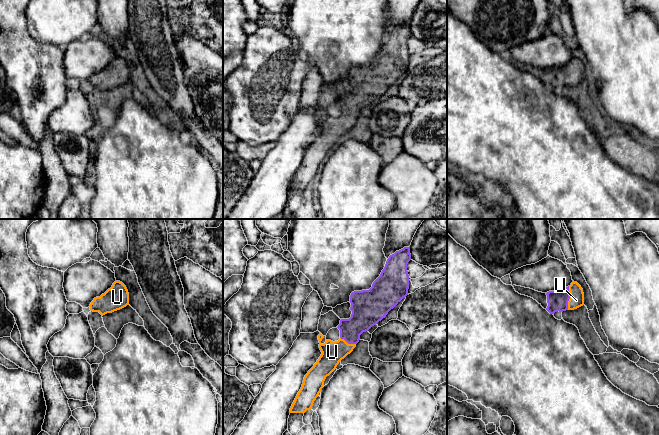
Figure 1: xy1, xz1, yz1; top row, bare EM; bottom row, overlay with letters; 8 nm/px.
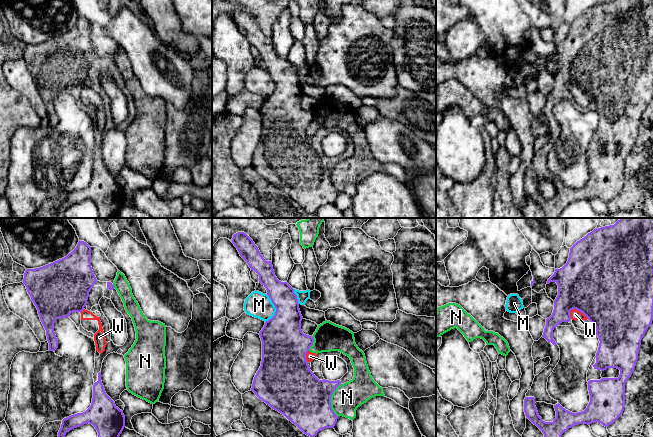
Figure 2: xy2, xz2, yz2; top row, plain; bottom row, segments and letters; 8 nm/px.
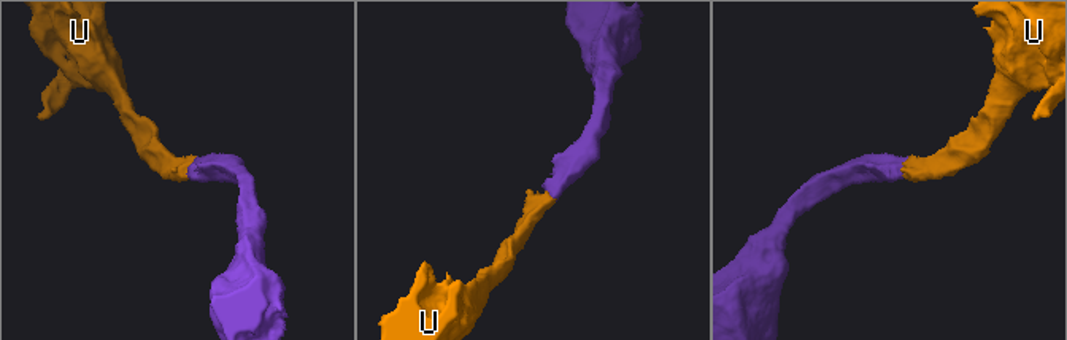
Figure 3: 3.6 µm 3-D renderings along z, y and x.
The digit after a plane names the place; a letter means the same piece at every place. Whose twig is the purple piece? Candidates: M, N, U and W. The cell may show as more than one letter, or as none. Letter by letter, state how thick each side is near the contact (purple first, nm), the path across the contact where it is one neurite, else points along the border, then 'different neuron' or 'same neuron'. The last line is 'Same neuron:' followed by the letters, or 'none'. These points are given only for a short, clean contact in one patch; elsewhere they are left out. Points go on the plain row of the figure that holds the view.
M: calibres 340 and 200 nm; different neuron
N: calibres 400 and 240 nm; different neuron
U: calibres 160 and 120 nm; way yz1 (558, 76), (569, 74), (576, 76); same neuron
W: calibres 500 and 80 nm; border yz2 (569, 87), (577, 85), (588, 94); different neuron
Same neuron: U

